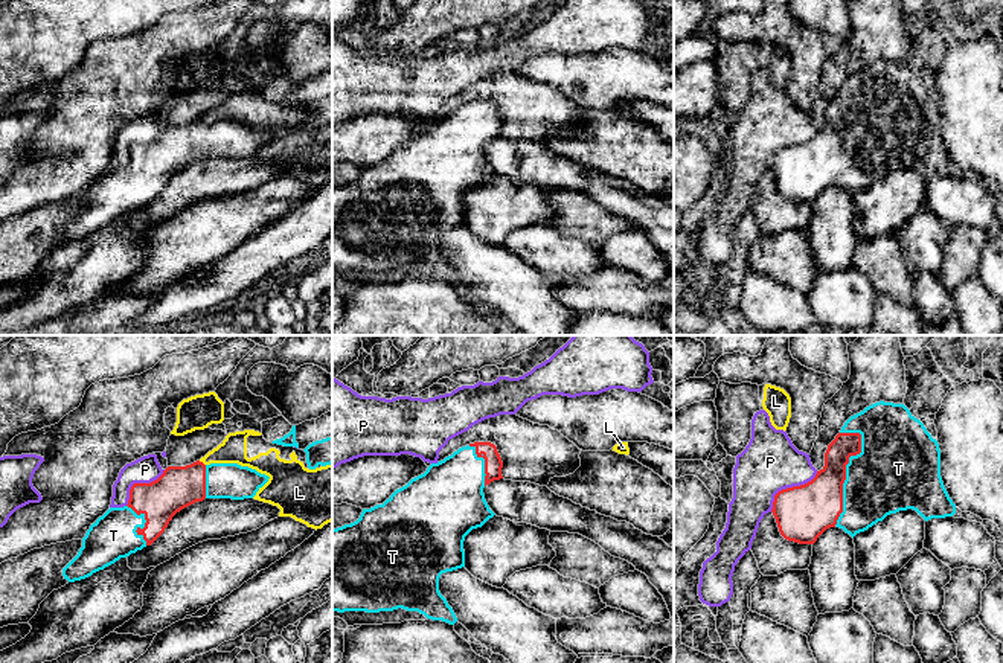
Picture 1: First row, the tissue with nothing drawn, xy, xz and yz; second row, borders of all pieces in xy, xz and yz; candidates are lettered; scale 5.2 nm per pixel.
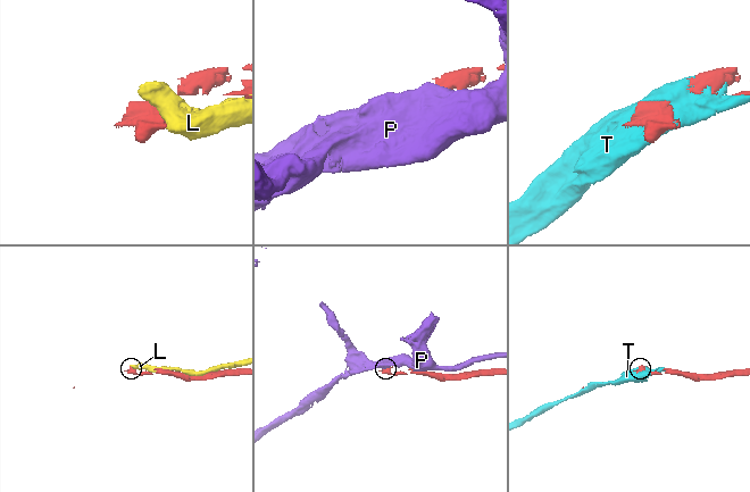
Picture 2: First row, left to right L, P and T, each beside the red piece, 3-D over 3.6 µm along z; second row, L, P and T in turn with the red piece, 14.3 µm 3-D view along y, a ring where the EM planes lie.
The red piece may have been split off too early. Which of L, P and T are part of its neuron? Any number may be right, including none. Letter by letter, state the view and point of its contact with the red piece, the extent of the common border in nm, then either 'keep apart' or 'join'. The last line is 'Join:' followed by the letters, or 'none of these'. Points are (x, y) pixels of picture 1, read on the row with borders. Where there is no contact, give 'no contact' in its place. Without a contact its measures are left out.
L: xy (201, 462) | 50 nm | keep apart
P: yz (788, 488) | 340 nm | keep apart
T: yz (845, 477) | 500 nm | join
Join: T

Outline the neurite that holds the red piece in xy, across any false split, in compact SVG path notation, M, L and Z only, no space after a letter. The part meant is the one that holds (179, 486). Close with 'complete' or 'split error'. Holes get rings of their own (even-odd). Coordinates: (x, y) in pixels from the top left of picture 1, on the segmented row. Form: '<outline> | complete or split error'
M238 463L168 466L157 480L134 483L127 506L110 508L90 526L62 576L69 582L85 579L151 546L181 509L204 498L253 498L268 479Z | split error

